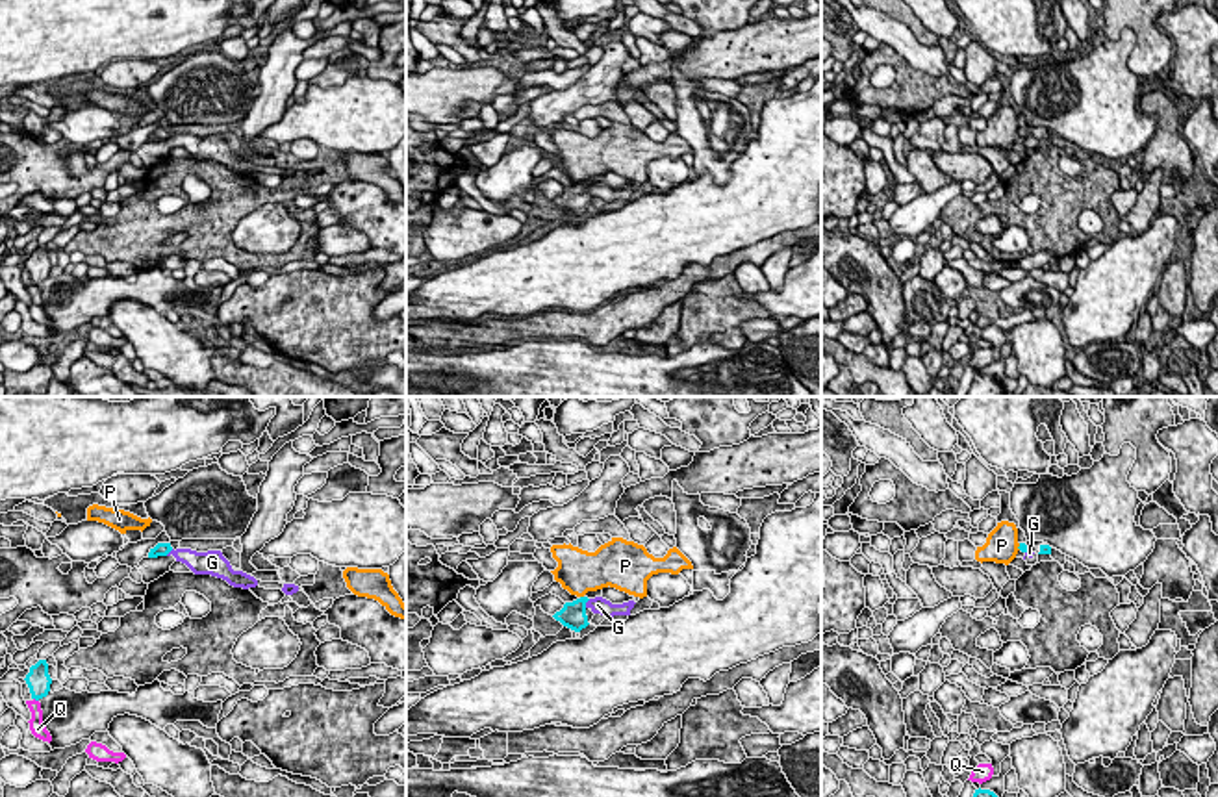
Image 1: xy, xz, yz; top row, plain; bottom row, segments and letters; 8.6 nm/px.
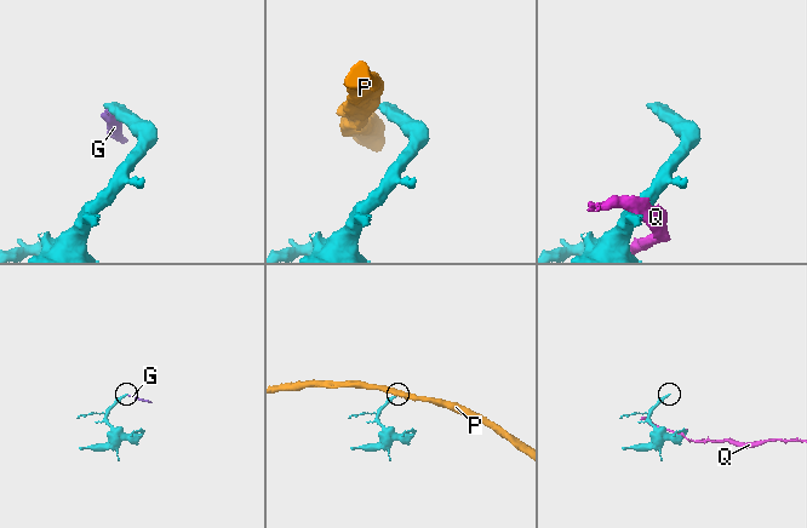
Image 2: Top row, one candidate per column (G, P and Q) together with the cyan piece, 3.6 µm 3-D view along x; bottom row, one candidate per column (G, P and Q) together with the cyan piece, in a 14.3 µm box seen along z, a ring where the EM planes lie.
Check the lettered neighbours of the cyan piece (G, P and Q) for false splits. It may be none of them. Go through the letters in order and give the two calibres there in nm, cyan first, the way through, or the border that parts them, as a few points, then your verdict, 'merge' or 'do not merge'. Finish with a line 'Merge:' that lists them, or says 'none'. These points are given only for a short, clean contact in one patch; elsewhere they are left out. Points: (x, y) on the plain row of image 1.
G: calibres 220 and 140 nm; border xz (590, 184), (584, 191); do not merge
P: calibres 70 and 280 nm; border yz (1020, 128), (1018, 134); do not merge
Q: calibres 200 and 130 nm; do not merge
Merge: none

